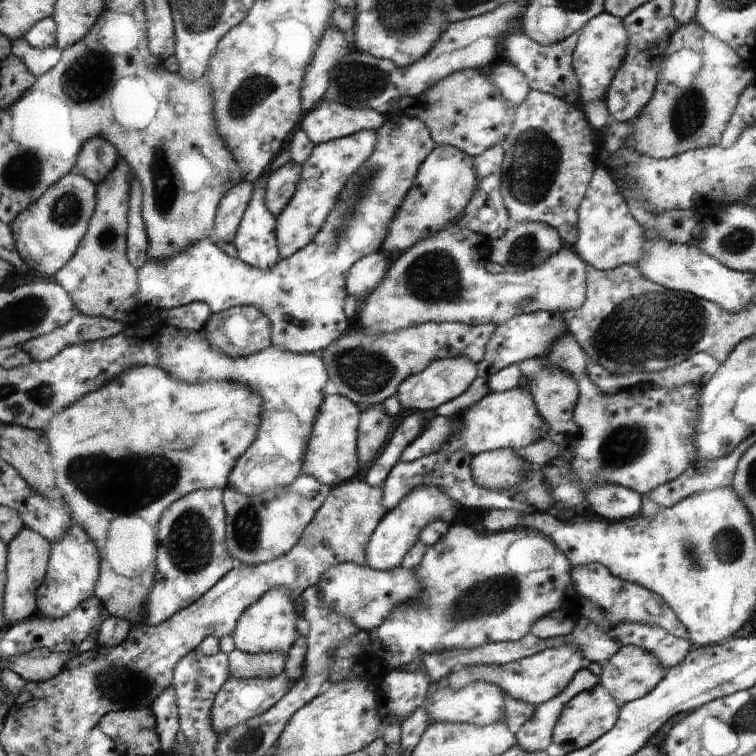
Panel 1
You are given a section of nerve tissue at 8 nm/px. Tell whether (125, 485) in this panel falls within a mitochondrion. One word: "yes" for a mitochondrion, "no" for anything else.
yes

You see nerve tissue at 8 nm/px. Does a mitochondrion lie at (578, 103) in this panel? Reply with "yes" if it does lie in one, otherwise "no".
no

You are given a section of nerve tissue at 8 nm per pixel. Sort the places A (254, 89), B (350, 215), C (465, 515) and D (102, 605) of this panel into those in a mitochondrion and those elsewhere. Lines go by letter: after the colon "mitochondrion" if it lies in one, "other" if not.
A: mitochondrion
B: mitochondrion
C: other
D: other

